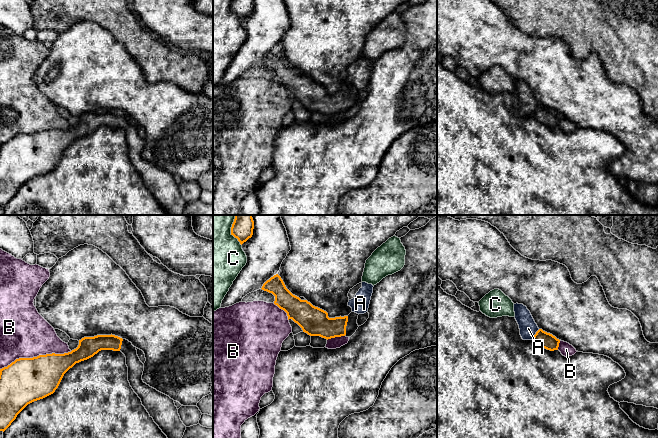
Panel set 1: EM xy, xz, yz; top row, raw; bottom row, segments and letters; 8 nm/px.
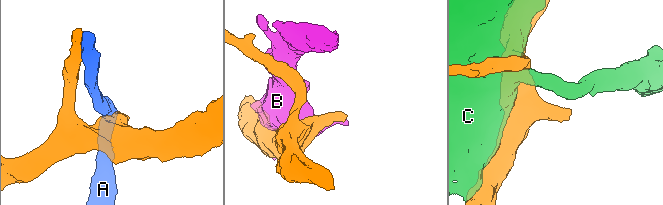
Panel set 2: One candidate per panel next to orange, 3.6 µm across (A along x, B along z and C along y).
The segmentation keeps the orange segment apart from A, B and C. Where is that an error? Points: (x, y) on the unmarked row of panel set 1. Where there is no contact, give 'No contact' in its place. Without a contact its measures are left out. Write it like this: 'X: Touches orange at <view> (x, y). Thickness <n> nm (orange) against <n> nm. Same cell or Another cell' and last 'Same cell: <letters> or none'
A: Touches orange at yz (535, 110). Thickness 130 nm (orange) against 140 nm. Another cell
B: Touches orange at xy (35, 133). Thickness 360 nm (orange) against 400 nm. Another cell
C: Touches orange at xz (233, 11). Thickness 140 nm (orange) against 480 nm. Another cell
Same cell: none

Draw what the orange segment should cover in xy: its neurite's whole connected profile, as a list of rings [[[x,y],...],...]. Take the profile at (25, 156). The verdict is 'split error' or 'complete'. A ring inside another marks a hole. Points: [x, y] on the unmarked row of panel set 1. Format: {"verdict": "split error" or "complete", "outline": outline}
{"verdict": "split error", "outline": [[[112,110],[84,113],[79,116],[78,123],[71,128],[19,134],[7,143],[0,145],[0,207],[4,208],[28,180],[53,170],[64,150],[76,139],[93,133],[101,126],[121,127],[125,131],[130,162],[141,175],[142,181],[150,193],[168,215],[182,215],[186,202],[180,195],[174,176],[143,158],[144,140],[137,131],[136,123],[128,116]]]}

